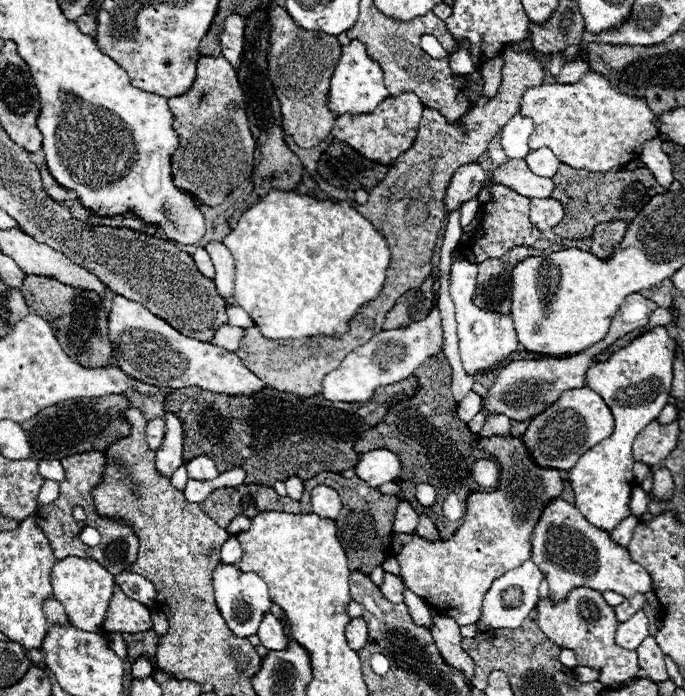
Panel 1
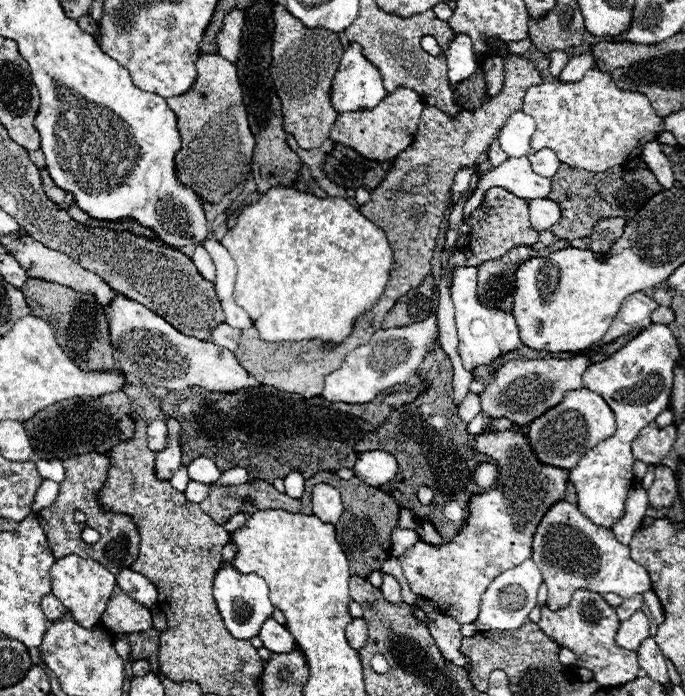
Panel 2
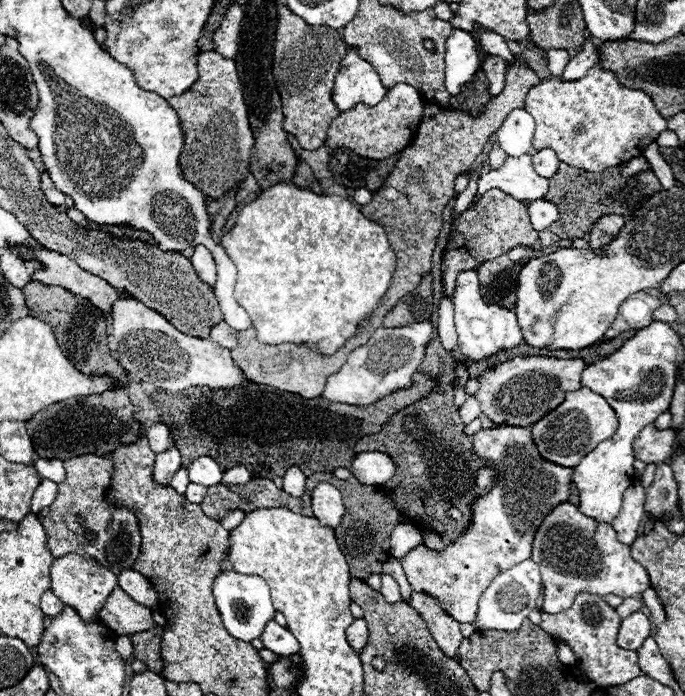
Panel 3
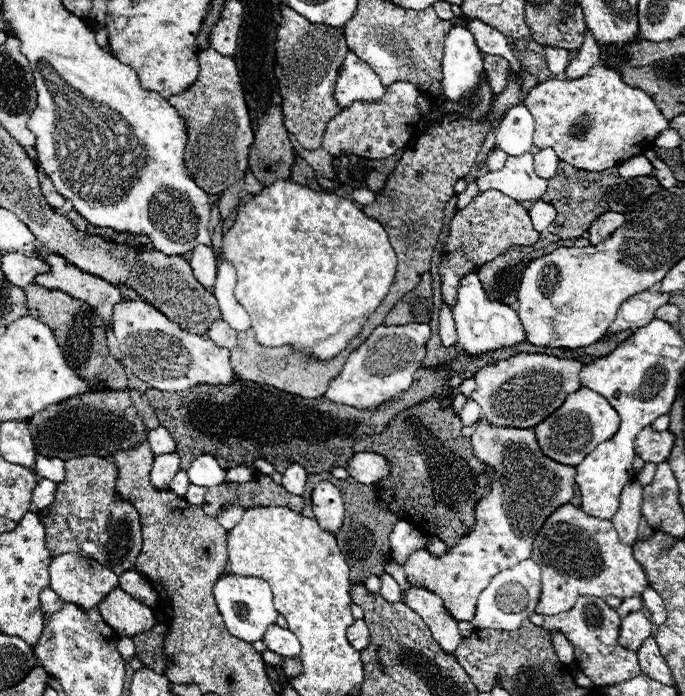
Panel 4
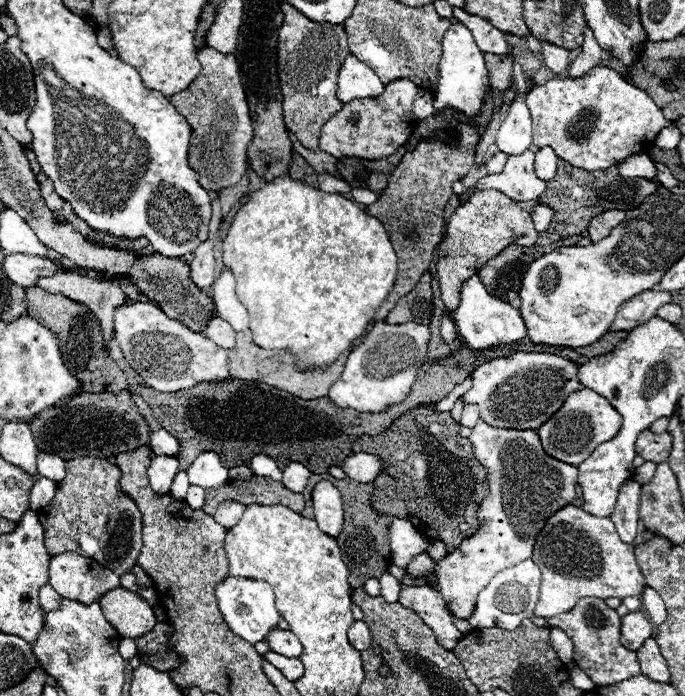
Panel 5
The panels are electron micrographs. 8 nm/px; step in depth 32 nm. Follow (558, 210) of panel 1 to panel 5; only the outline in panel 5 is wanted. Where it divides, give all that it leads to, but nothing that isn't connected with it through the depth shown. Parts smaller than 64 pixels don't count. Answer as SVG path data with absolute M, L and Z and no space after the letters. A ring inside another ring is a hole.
M538 204L536 210L532 212L532 218L534 218L534 226L536 226L536 230L546 230L548 224L550 224L550 220L552 220L552 210L550 210L548 206Z

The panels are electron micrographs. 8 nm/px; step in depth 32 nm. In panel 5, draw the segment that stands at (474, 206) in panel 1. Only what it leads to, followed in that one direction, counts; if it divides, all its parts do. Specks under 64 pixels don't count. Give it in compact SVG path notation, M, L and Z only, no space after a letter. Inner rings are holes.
M526 150L520 156L510 156L506 162L506 170L496 176L484 176L478 180L476 188L486 190L494 188L510 196L512 200L536 200L544 190L546 182L542 182L534 174L534 152Z

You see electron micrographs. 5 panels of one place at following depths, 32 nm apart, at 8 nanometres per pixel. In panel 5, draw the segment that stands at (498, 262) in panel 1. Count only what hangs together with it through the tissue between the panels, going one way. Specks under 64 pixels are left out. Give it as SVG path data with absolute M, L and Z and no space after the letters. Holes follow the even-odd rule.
M510 244L510 248L502 250L498 256L494 256L480 272L484 286L508 302L514 302L514 306L520 306L520 288L522 278L528 270L528 266L540 258L538 254L540 246L518 246Z

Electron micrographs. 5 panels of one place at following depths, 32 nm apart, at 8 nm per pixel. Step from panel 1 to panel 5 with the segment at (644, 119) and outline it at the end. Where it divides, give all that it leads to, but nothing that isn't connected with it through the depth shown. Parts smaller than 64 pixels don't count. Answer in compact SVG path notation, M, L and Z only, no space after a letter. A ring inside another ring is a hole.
M594 66L580 78L554 78L526 96L532 116L532 144L550 146L568 164L582 170L604 170L630 154L648 152L662 128L668 126L662 110L640 88L626 82L608 66Z

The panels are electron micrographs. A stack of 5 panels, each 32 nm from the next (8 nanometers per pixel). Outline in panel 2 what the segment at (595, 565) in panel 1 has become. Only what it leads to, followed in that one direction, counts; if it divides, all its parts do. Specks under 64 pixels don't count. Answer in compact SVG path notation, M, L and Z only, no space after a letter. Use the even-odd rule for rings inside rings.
M564 500L554 504L538 524L538 532L532 540L532 560L538 564L548 588L546 606L550 610L568 606L574 590L590 590L600 596L614 592L622 598L632 598L652 588L646 568L630 558L630 548L614 538L612 528L596 526L582 516L578 506Z

